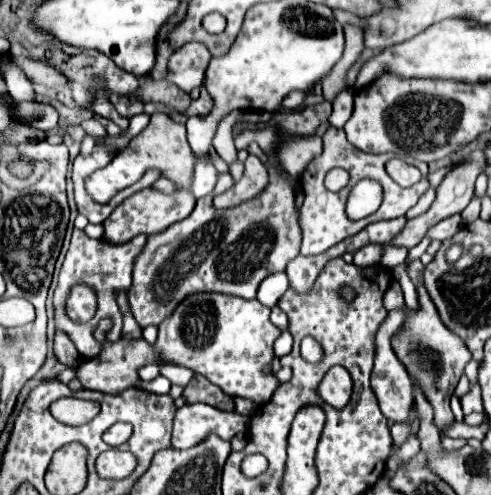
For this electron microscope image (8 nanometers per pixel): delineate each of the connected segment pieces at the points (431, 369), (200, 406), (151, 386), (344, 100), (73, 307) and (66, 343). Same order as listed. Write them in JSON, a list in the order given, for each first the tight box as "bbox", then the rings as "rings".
[{"bbox":[392,287,472,435],"rings":[[[418,287],[418,299],[420,299],[420,311],[412,311],[412,317],[406,321],[404,331],[392,337],[392,347],[400,357],[400,361],[404,363],[404,367],[408,369],[408,373],[412,375],[412,379],[416,379],[422,385],[428,401],[434,407],[434,423],[438,431],[444,435],[444,431],[456,421],[450,411],[450,395],[454,393],[458,379],[464,373],[464,367],[472,359],[472,355],[466,343],[456,333],[448,331],[448,327],[444,327],[424,287]]]},{"bbox":[172,403,248,447],"rings":[[[188,403],[176,411],[172,447],[194,447],[212,433],[224,441],[230,441],[236,433],[246,431],[246,425],[248,417],[240,413],[226,413],[206,403]]]},{"bbox":[136,375,170,393],"rings":[[[158,375],[154,381],[146,383],[146,381],[138,381],[136,383],[138,389],[144,389],[144,391],[150,391],[150,393],[168,393],[170,391],[170,381],[162,375]]]},{"bbox":[330,91,352,127],"rings":[[[344,91],[344,93],[340,93],[336,99],[334,99],[334,103],[332,103],[332,107],[334,107],[334,111],[332,111],[332,115],[330,115],[330,125],[334,125],[334,127],[344,127],[344,123],[350,119],[350,115],[352,115],[352,93],[350,91]]]},{"bbox":[66,285,96,321],"rings":[[[76,285],[66,301],[66,313],[70,315],[70,319],[74,321],[88,321],[94,317],[96,313],[96,295],[90,287],[82,287]]]},{"bbox":[54,331,78,367],"rings":[[[56,331],[56,337],[54,337],[54,353],[58,361],[64,363],[66,367],[78,365],[78,355],[74,355],[74,343],[60,331]]]}]

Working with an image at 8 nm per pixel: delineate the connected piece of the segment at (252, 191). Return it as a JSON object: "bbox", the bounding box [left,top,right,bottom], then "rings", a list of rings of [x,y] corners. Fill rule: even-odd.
{"bbox":[214,155,268,209],"rings":[[[248,155],[244,167],[246,169],[244,169],[242,179],[236,181],[228,191],[224,191],[224,193],[214,197],[214,207],[217,209],[228,209],[228,207],[240,205],[242,201],[258,195],[262,191],[262,187],[266,187],[268,173],[266,173],[266,167],[262,165],[262,161],[258,157]]]}

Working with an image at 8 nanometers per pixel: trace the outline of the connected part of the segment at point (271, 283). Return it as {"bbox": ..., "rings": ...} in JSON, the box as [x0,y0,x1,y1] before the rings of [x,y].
{"bbox":[256,272,289,307],"rings":[[[286,272],[274,273],[260,284],[256,298],[262,305],[274,307],[289,287]]]}

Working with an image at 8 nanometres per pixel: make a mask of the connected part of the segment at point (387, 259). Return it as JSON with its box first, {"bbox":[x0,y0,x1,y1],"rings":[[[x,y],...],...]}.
{"bbox":[379,244,409,270],"rings":[[[384,244],[382,248],[384,253],[379,264],[387,270],[392,270],[403,263],[409,252],[405,247],[392,247],[388,244]]]}

